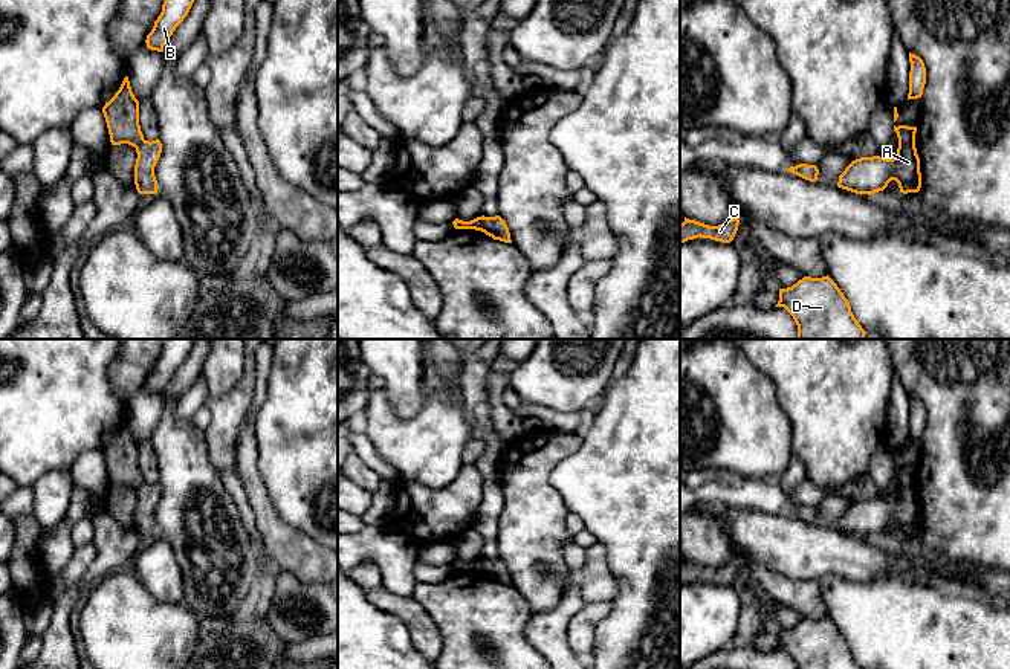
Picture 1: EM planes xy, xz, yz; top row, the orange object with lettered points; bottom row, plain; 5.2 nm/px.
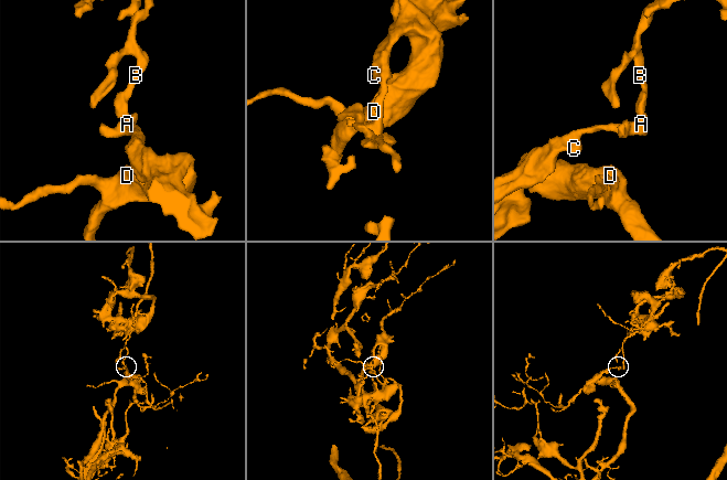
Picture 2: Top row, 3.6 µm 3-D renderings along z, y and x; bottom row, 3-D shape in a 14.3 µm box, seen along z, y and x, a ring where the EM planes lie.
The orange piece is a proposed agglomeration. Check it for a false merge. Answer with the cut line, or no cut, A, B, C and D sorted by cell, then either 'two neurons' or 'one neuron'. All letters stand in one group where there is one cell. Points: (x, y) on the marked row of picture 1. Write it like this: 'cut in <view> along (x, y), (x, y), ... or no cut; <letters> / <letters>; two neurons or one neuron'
cut in yz along (899, 142), (914, 144); A C D / B; two neurons

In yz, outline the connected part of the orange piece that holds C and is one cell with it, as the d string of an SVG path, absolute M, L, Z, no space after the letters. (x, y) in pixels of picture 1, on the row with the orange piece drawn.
M685 217L685 221L680 225L680 243L694 238L711 238L721 243L730 243L738 231L740 220L730 218L718 226L709 226L695 220Z

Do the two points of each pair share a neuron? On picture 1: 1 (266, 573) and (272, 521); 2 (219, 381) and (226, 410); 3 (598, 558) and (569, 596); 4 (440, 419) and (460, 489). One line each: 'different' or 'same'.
1: different
2: different
3: different
4: different

